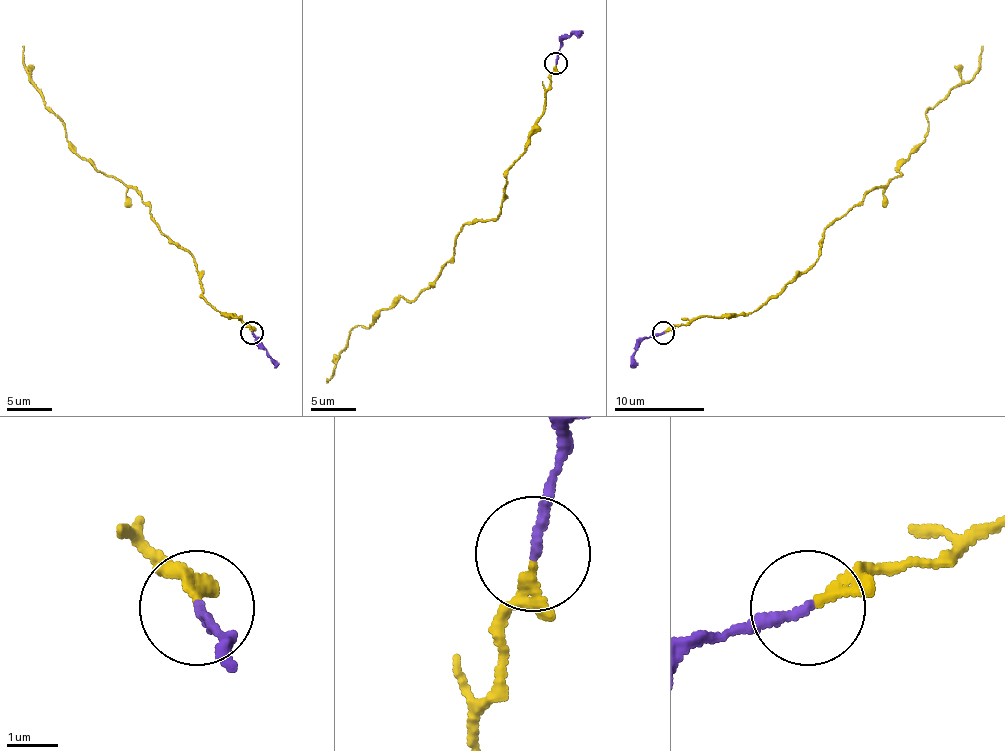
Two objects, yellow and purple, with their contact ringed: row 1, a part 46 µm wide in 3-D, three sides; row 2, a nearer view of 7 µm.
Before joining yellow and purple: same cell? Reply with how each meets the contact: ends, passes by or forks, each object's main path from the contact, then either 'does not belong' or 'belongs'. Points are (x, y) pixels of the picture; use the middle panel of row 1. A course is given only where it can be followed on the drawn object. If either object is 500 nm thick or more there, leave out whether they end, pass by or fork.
yellow passes by | purple ends | yellow via (555, 64), (501, 212), (467, 221), (413, 300), (357, 324), (326, 383) | purple via (555, 64), (564, 39), (573, 32), (578, 35) | belongs

